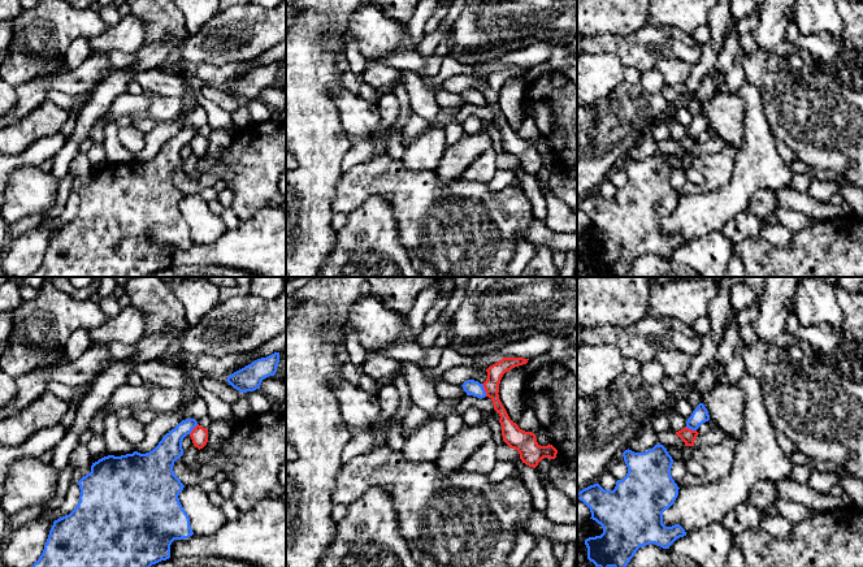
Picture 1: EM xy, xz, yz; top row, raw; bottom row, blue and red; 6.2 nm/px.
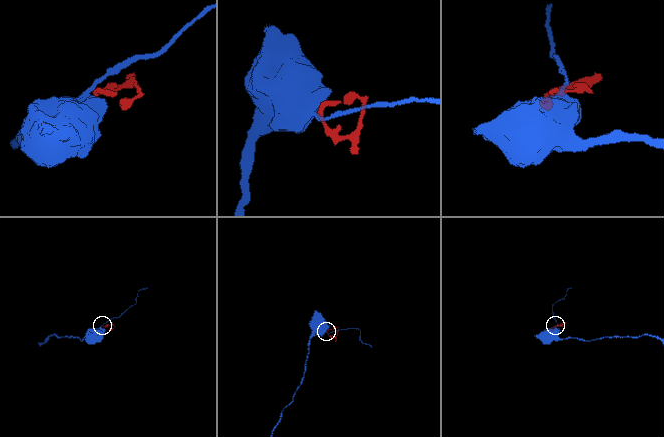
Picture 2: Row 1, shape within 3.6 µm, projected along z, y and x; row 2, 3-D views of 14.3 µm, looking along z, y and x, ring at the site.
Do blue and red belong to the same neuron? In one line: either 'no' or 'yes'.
no

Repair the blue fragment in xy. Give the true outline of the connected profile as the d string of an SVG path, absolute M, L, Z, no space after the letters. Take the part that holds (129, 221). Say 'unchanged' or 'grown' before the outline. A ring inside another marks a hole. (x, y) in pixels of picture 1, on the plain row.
unchanged | M195 127L182 129L149 161L108 164L92 172L91 181L78 190L81 204L77 216L53 230L42 264L30 277L149 277L169 268L172 251L194 243L178 207L185 194L174 183L173 174L183 164L183 147L196 134Z

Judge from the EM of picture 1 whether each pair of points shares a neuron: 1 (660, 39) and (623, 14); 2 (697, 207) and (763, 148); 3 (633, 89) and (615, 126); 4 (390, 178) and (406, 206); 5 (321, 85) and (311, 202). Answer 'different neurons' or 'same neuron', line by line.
1: different neurons
2: same neuron
3: same neuron
4: same neuron
5: same neuron

